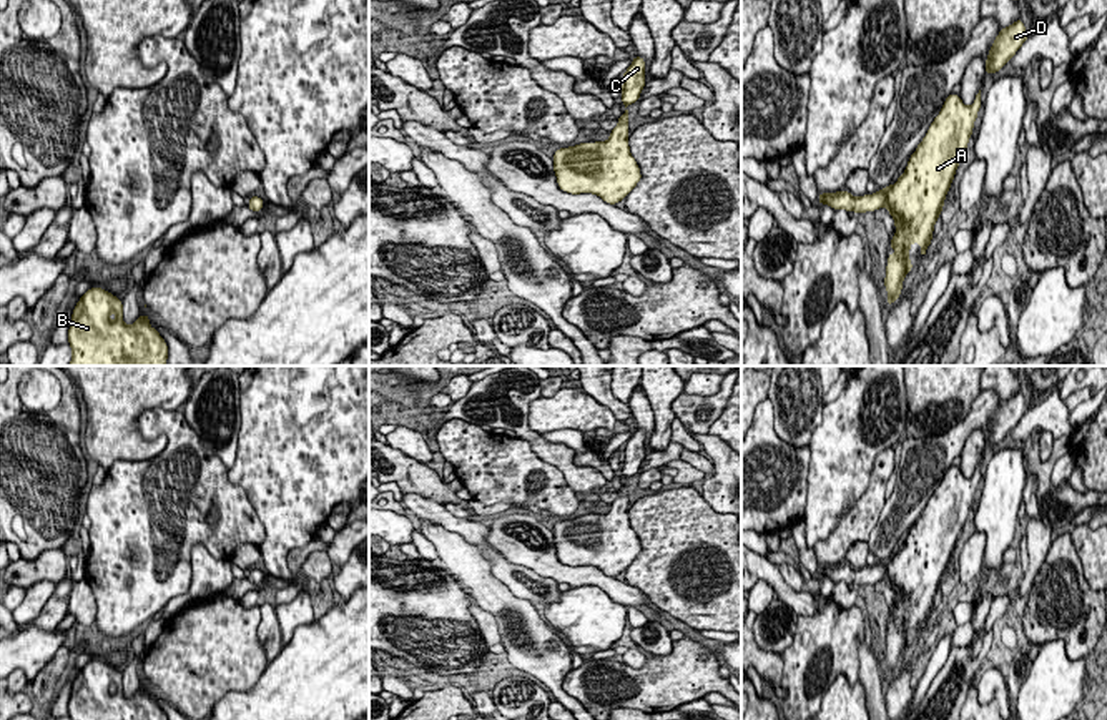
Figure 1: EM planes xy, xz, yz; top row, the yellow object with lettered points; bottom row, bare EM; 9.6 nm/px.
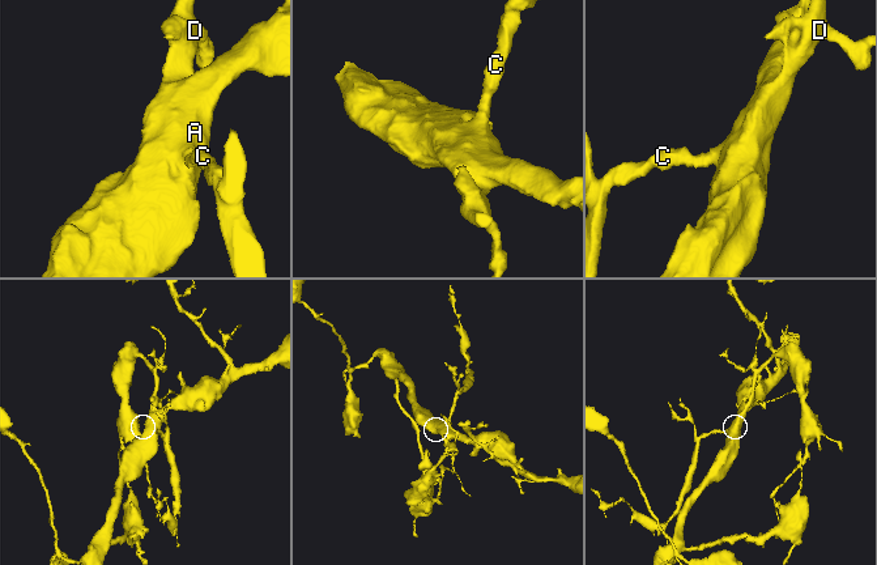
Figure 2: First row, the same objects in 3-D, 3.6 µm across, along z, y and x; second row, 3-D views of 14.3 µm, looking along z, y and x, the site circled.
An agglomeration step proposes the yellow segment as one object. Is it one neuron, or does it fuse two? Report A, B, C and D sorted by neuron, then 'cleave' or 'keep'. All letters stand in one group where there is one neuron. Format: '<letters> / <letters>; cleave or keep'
A B C D; keep

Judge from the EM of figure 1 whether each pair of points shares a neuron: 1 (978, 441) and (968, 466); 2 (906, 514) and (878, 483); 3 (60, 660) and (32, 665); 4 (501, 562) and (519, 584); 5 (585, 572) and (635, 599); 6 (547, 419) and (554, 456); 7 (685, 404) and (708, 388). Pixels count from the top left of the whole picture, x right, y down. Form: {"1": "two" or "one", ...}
{"1": "one", "2": "two", "3": "two", "4": "one", "5": "one", "6": "two", "7": "two"}

